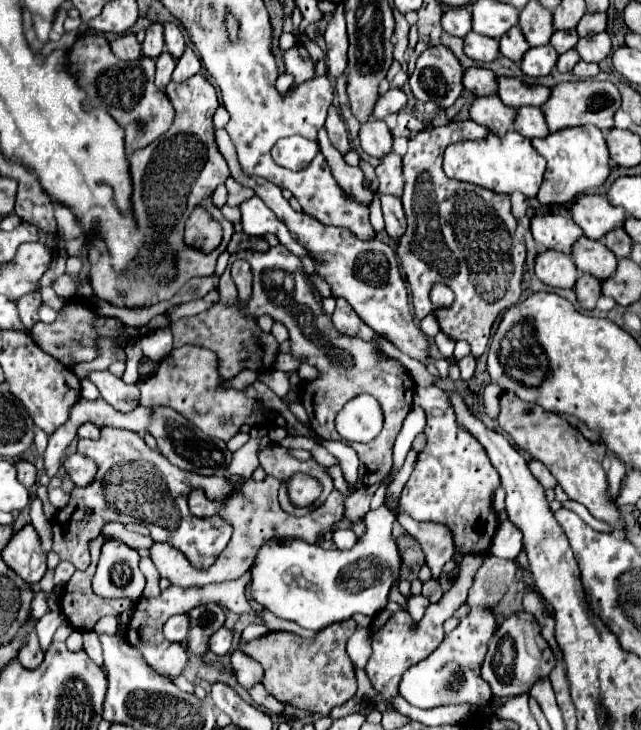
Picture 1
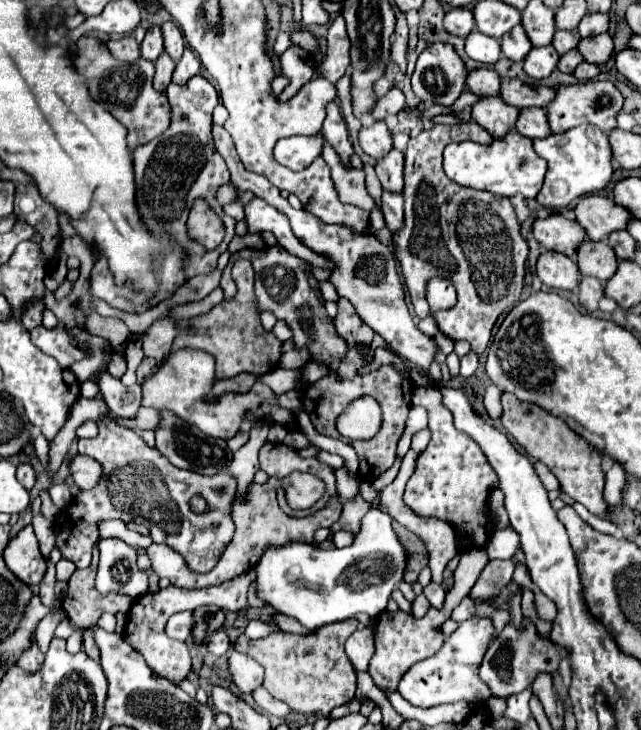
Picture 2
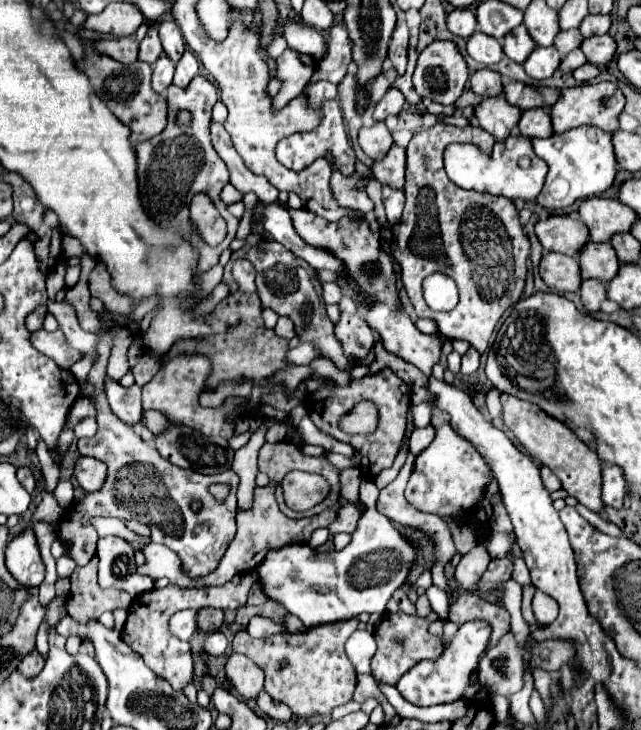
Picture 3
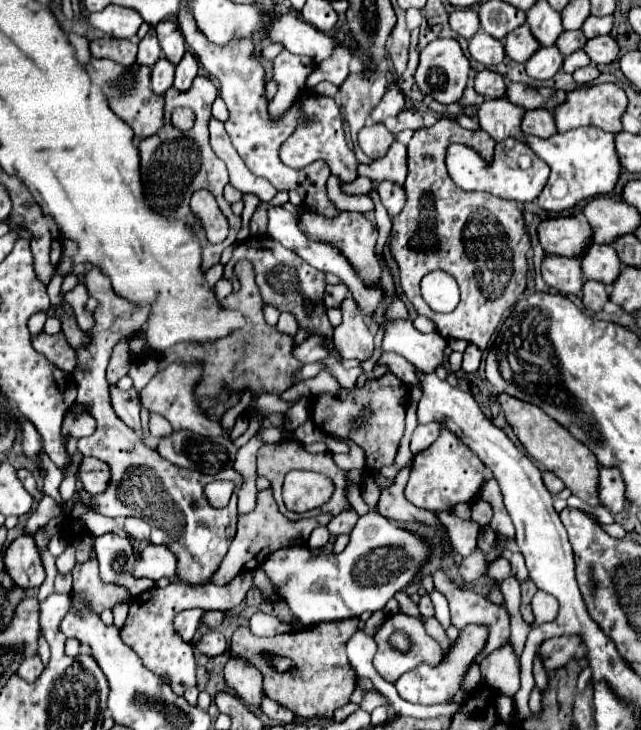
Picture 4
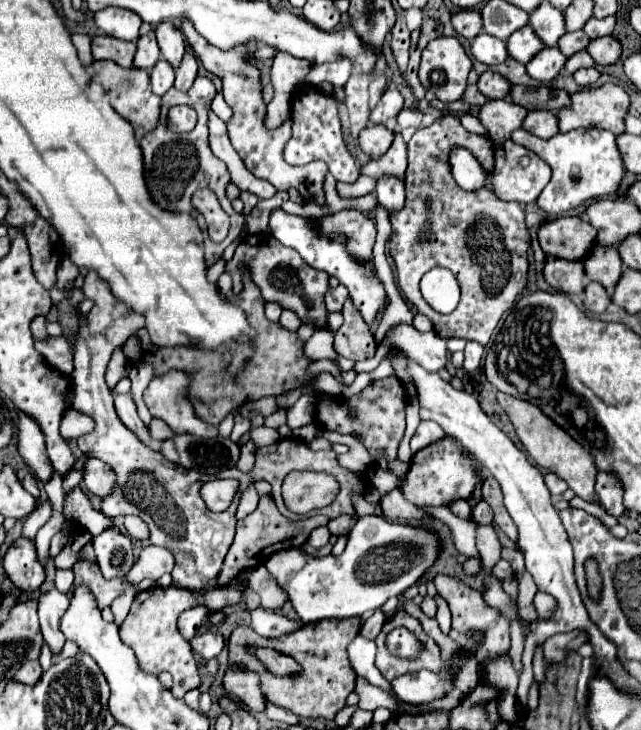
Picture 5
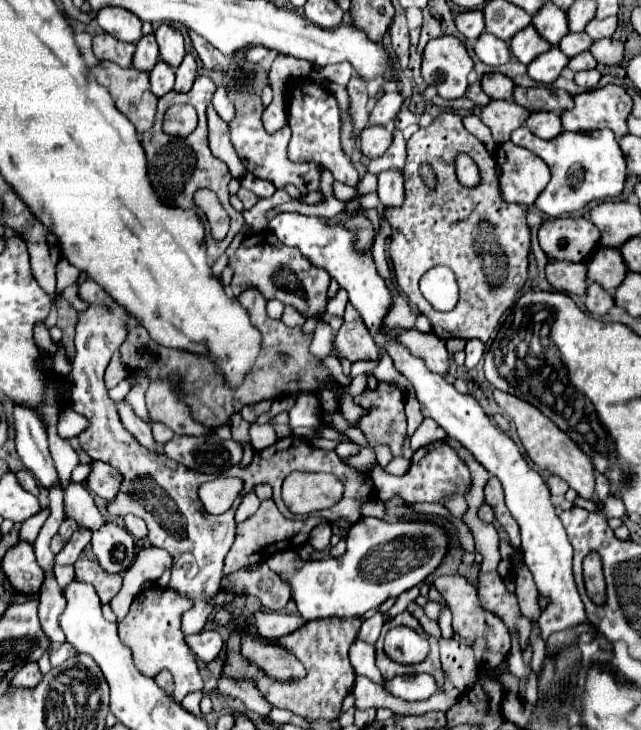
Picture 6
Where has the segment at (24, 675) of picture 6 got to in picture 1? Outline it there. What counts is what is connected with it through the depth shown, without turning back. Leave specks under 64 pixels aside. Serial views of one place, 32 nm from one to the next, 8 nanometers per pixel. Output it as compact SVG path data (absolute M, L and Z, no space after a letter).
M28 632L26 638L24 638L24 644L18 652L18 662L24 666L24 668L36 668L44 658L44 652L38 644L38 636L36 632Z

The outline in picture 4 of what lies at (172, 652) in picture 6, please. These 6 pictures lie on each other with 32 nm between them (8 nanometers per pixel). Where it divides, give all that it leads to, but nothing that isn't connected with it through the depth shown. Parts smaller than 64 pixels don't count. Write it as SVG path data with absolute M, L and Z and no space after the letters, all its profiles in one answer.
M244 572L236 576L232 582L224 586L204 584L204 586L184 586L184 584L168 584L166 588L152 588L132 598L130 612L124 628L120 630L122 640L142 658L144 666L158 676L168 676L172 690L176 694L184 694L188 686L196 684L196 660L194 650L188 642L180 640L172 632L172 616L186 608L216 608L216 610L234 610L244 604L246 592L250 590L254 574Z

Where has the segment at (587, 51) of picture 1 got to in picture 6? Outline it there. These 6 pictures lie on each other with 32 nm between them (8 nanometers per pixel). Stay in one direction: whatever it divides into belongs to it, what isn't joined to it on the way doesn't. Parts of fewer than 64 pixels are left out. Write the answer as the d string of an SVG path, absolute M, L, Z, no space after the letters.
M602 38L602 40L592 42L590 52L592 52L592 56L596 58L598 64L608 64L608 66L612 66L612 64L618 64L618 62L622 60L622 56L624 56L624 46L622 46L622 42L618 42L618 40Z

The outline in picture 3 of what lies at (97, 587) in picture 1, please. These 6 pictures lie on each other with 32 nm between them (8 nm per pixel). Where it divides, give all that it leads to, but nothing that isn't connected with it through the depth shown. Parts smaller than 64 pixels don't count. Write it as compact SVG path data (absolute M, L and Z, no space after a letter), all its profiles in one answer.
M116 536L98 540L98 586L116 588L128 592L130 596L140 596L154 588L152 580L144 574L138 574L134 562L134 548Z

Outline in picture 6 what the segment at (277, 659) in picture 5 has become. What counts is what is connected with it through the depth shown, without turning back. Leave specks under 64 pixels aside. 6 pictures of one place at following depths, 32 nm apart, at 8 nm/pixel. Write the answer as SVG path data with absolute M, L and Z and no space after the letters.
M246 636L242 640L242 650L246 650L246 656L252 658L254 664L258 664L272 678L288 680L304 676L304 666L290 652L284 652L284 648L280 646L274 646L270 642L262 644Z

